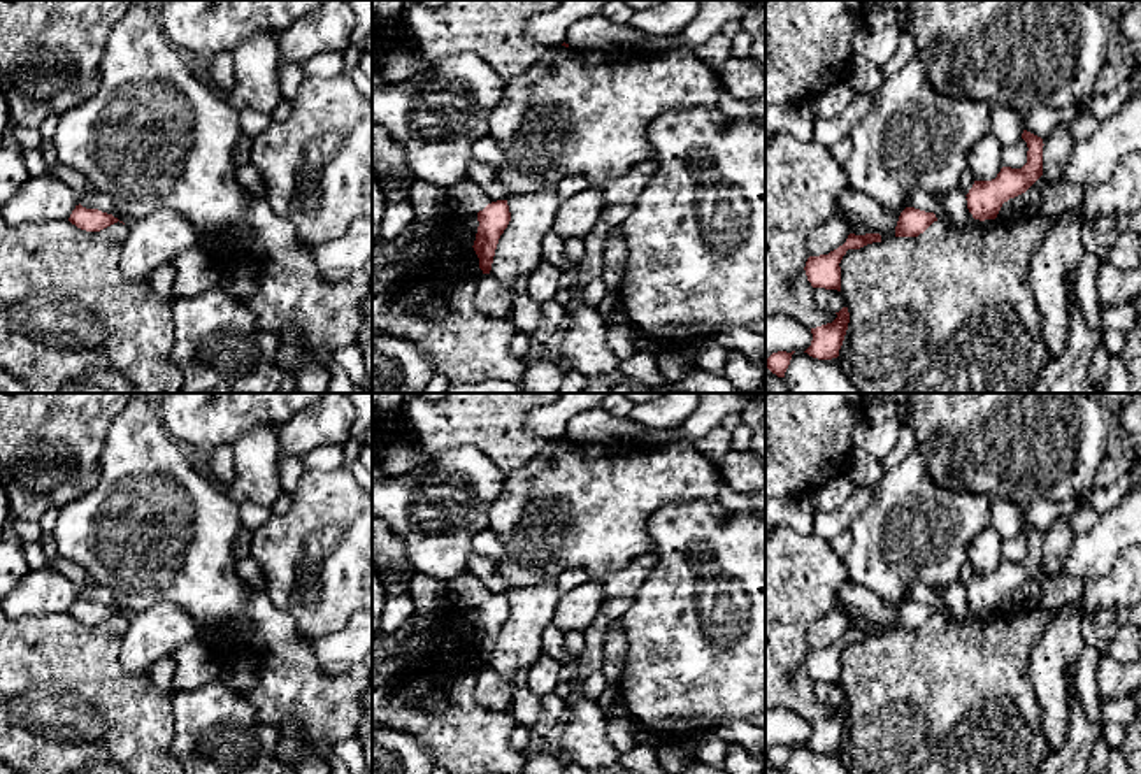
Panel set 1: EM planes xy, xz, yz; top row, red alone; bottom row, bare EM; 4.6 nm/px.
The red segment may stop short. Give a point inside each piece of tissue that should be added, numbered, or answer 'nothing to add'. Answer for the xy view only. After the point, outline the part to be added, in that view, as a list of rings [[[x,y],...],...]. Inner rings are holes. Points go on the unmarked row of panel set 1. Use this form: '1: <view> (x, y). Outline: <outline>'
nothing to add

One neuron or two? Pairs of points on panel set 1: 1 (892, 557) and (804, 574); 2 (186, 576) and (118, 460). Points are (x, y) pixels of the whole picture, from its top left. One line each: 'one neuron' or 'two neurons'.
1: two neurons
2: one neuron

